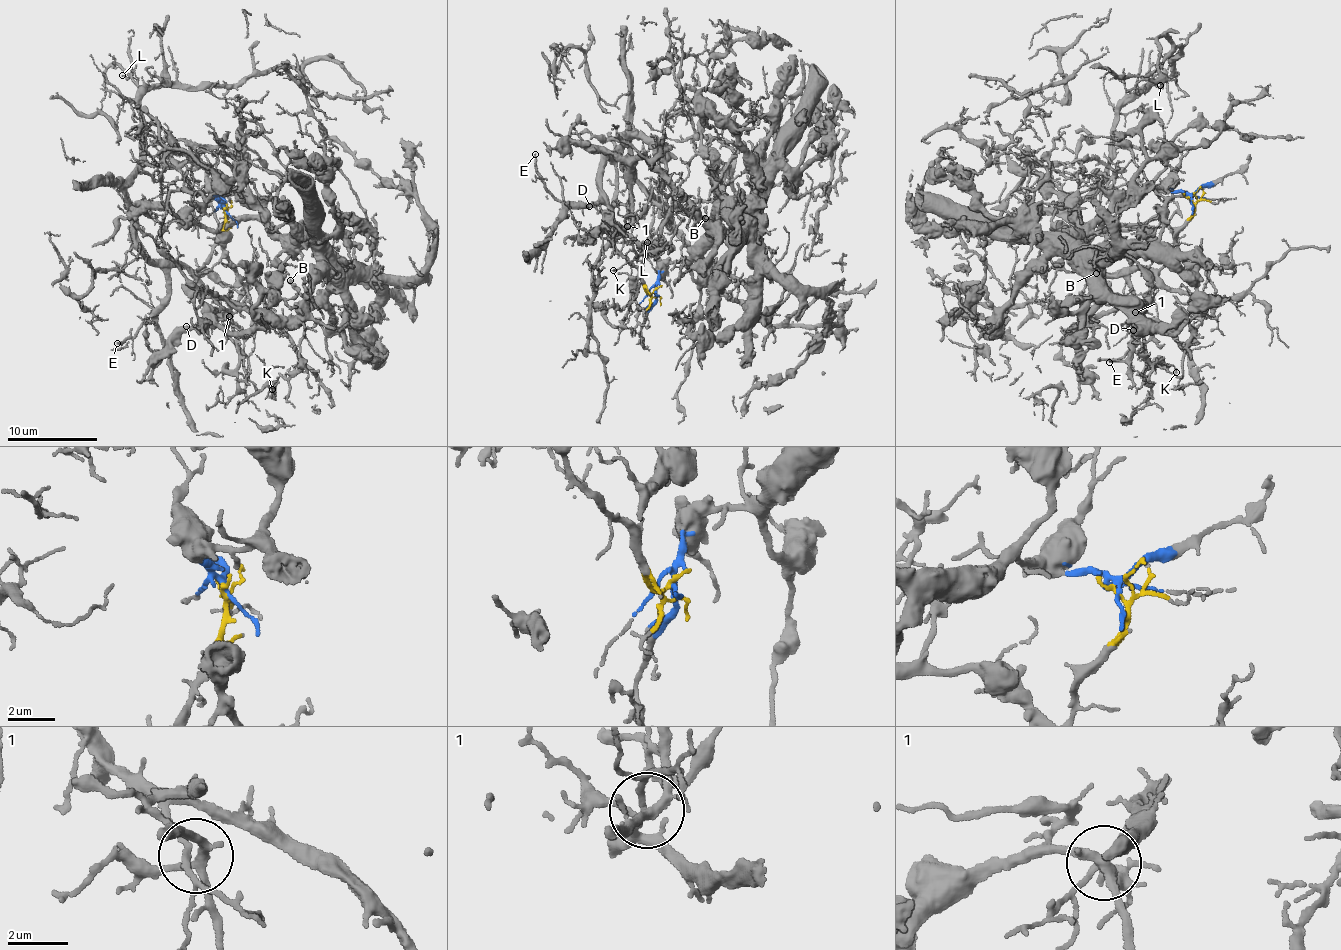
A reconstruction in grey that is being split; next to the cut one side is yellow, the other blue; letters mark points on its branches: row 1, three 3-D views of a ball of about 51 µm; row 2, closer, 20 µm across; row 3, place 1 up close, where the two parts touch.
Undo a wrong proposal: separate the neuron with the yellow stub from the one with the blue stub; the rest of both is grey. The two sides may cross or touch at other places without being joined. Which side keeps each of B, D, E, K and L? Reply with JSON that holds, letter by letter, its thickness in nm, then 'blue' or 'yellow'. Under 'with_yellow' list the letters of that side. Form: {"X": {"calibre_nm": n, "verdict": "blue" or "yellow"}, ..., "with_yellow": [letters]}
{"B": {"calibre_nm": 300, "verdict": "blue"}, "D": {"calibre_nm": 190, "verdict": "blue"}, "E": {"calibre_nm": 180, "verdict": "yellow"}, "K": {"calibre_nm": 110, "verdict": "yellow"}, "L": {"calibre_nm": 140, "verdict": "yellow"}, "with_yellow": ["E", "K", "L"]}

